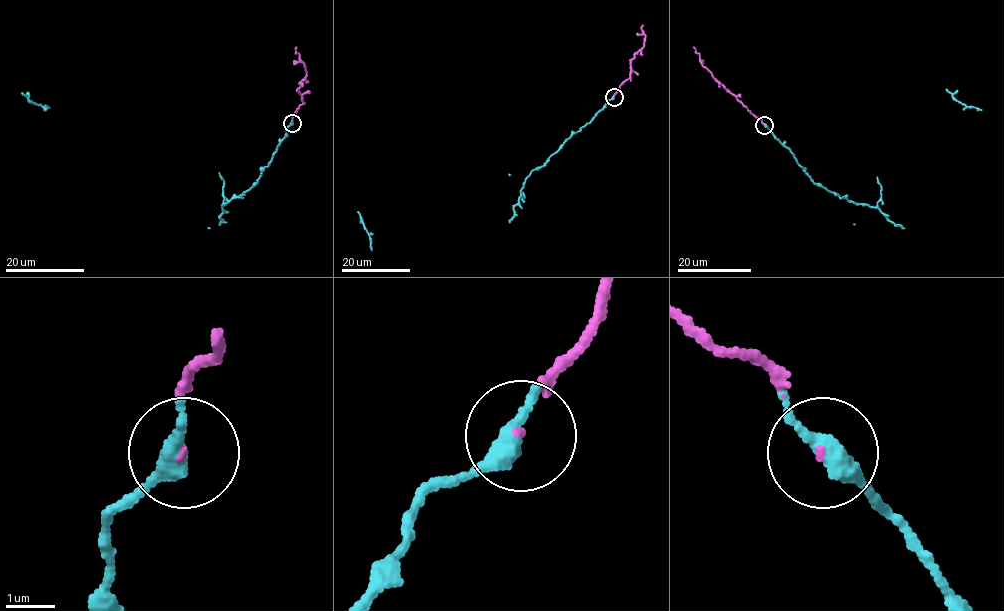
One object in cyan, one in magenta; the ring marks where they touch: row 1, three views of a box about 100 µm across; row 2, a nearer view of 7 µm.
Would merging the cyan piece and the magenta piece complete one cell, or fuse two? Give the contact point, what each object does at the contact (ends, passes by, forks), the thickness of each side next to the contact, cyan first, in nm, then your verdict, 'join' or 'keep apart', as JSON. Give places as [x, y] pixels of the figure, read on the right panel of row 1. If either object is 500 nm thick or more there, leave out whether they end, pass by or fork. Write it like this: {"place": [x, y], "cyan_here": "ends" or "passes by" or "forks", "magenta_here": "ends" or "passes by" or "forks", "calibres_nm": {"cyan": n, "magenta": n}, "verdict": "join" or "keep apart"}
{"place": [764, 125], "cyan_here": "passes by", "magenta_here": "ends", "calibres_nm": {"cyan": 360, "magenta": 50}, "verdict": "join"}

